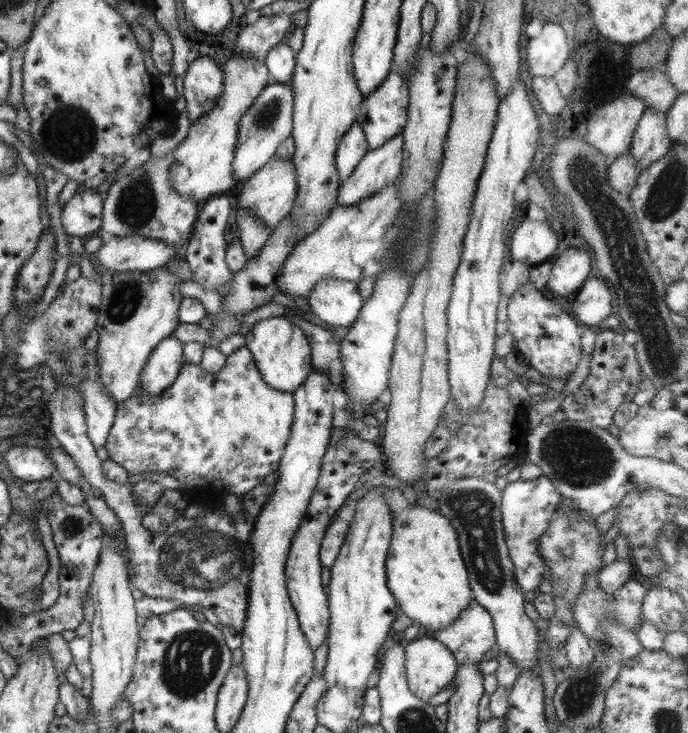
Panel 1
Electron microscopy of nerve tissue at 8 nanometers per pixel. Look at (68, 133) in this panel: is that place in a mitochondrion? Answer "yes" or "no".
yes

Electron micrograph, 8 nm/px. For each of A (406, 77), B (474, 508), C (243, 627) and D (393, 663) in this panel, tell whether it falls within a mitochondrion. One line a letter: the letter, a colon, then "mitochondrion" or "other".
A: other
B: mitochondrion
C: other
D: other

